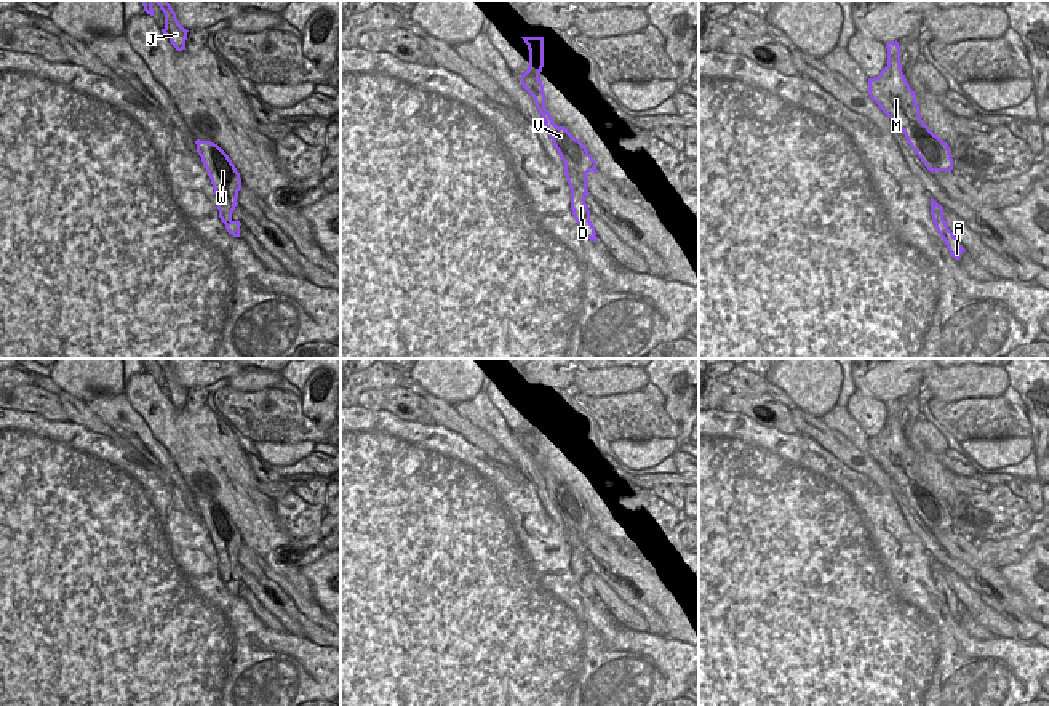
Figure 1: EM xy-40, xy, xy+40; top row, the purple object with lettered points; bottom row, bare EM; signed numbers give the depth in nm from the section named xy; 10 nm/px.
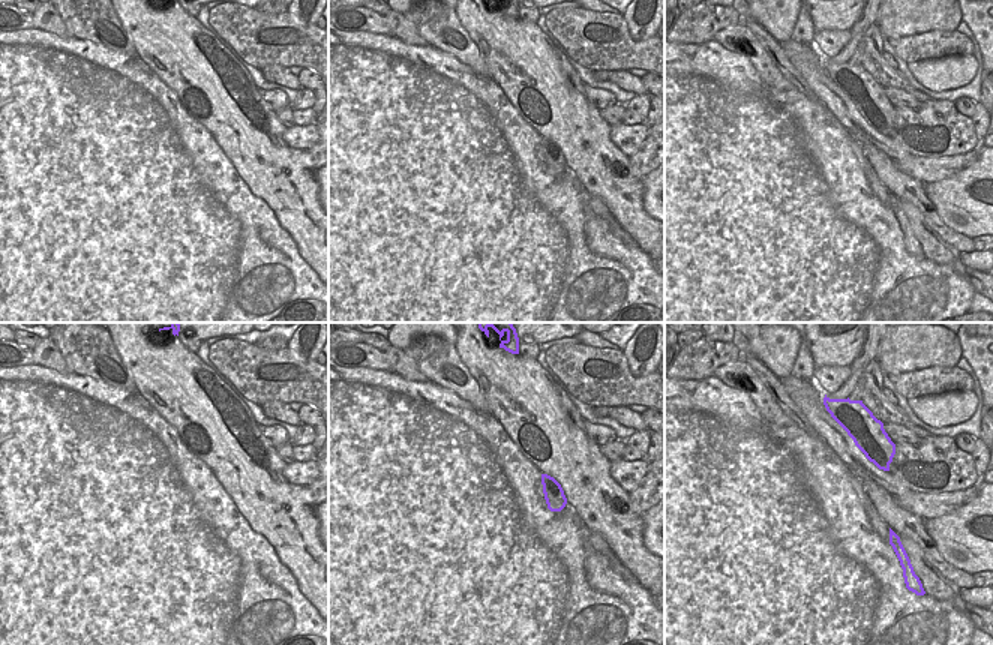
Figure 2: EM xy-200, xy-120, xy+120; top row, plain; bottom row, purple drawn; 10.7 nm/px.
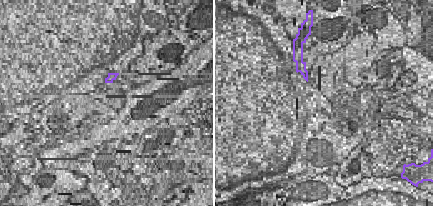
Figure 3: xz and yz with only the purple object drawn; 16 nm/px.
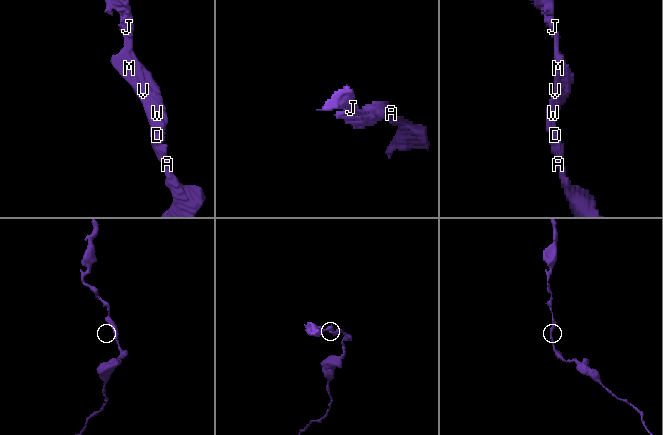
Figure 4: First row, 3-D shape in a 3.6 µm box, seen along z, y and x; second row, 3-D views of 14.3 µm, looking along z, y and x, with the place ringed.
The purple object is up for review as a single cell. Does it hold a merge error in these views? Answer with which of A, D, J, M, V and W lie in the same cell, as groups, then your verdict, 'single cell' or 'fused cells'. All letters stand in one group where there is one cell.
groups A D J M V W; single cell

